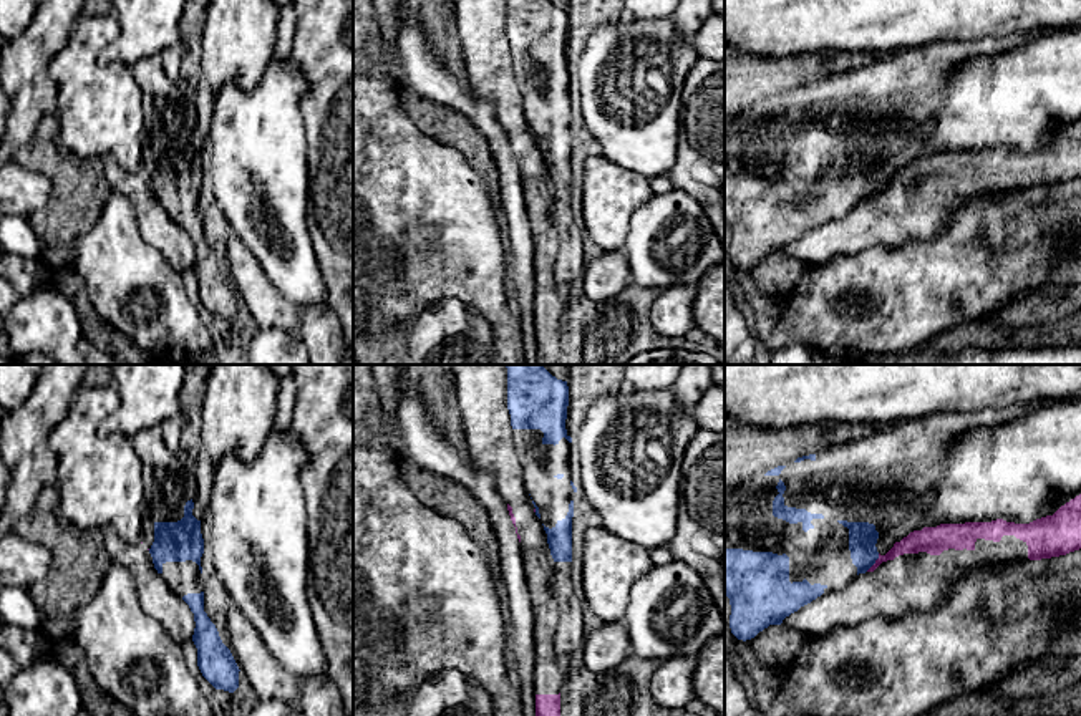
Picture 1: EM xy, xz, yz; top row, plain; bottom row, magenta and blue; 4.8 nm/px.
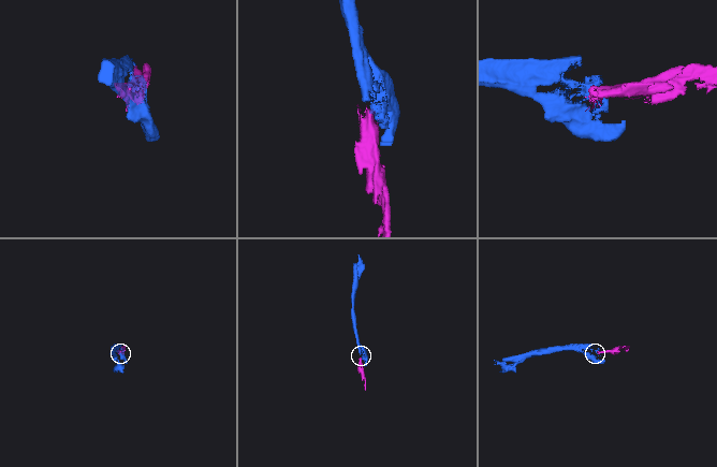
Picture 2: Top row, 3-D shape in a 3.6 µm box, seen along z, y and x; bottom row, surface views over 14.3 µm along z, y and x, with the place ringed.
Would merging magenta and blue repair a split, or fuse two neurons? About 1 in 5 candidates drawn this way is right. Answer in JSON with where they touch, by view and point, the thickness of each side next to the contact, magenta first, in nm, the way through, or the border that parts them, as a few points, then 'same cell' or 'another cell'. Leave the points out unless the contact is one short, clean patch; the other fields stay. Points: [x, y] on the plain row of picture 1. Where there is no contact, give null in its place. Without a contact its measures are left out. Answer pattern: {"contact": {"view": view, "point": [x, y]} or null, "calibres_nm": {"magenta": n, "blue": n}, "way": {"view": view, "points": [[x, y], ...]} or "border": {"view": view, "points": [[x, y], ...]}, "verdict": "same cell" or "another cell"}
{"contact": {"view": "yz", "point": [876, 191]}, "calibres_nm": {"magenta": 110, "blue": 140}, "border": {"view": "yz", "points": [[879, 183], [866, 199]]}, "verdict": "another cell"}

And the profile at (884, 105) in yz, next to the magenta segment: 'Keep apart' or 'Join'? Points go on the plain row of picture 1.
Keep apart

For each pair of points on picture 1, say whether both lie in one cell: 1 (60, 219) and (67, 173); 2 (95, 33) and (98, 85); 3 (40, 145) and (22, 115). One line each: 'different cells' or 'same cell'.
1: same cell
2: same cell
3: different cells

